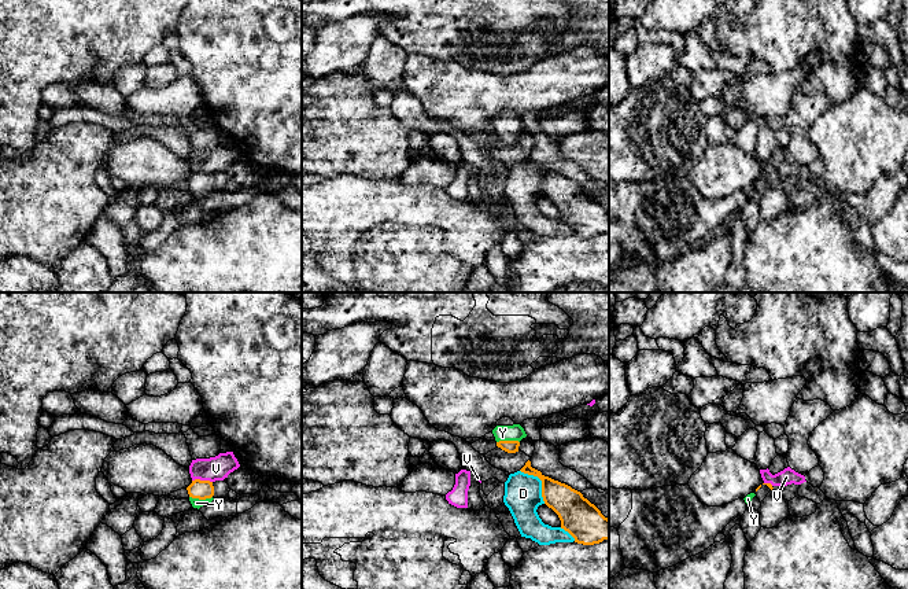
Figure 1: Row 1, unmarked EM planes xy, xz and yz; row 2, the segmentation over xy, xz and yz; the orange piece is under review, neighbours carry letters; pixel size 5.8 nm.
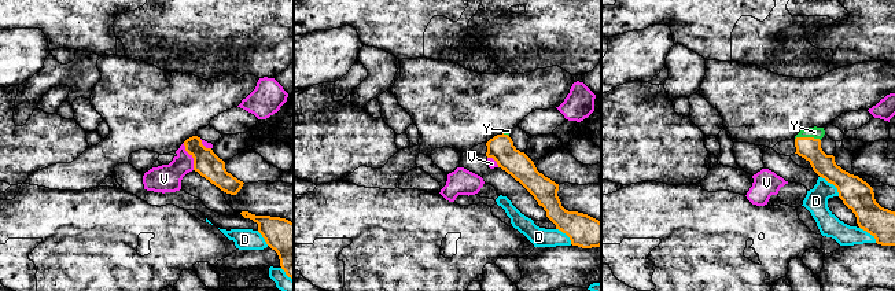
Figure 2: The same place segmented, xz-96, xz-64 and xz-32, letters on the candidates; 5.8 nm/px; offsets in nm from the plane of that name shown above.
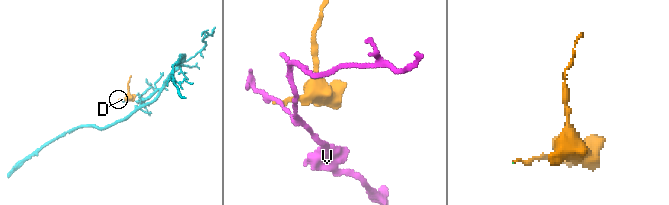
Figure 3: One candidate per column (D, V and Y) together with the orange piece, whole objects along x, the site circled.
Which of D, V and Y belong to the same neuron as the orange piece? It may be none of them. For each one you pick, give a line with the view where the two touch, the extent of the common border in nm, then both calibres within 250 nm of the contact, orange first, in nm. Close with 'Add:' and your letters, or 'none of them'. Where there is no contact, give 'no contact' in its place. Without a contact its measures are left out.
Y: xy | 140 nm | 110/60 nm
Add: Y

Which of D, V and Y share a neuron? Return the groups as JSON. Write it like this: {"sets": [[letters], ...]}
{"sets": [["D"], ["V"], ["Y"]]}

